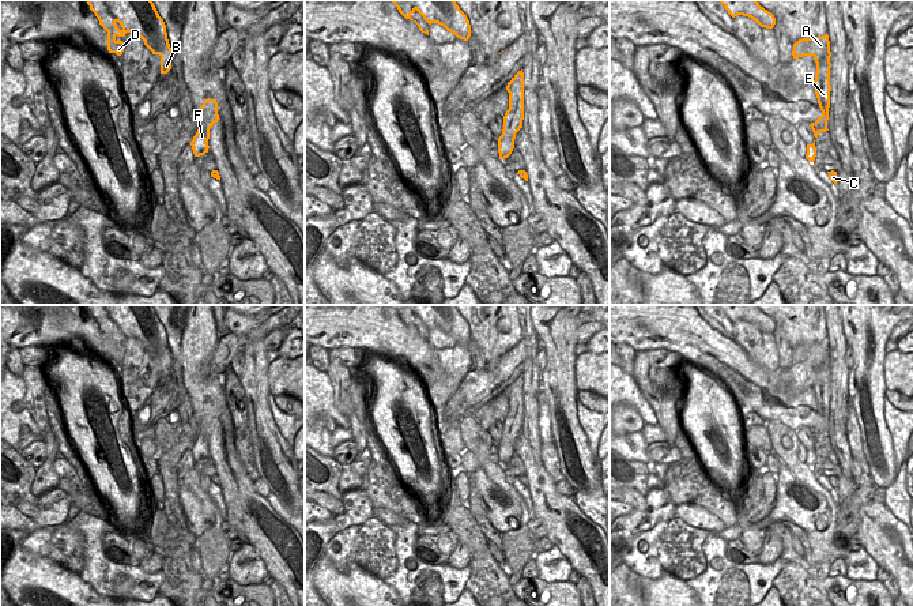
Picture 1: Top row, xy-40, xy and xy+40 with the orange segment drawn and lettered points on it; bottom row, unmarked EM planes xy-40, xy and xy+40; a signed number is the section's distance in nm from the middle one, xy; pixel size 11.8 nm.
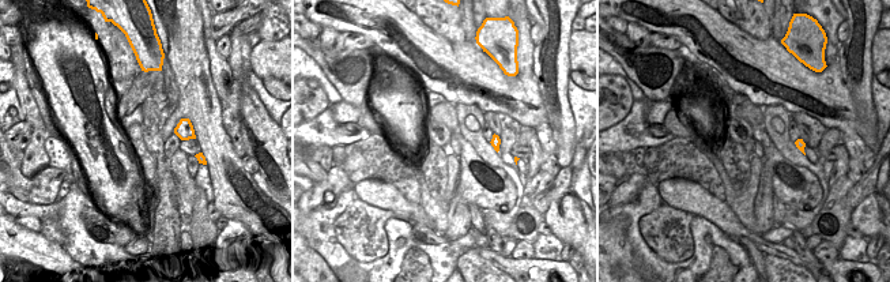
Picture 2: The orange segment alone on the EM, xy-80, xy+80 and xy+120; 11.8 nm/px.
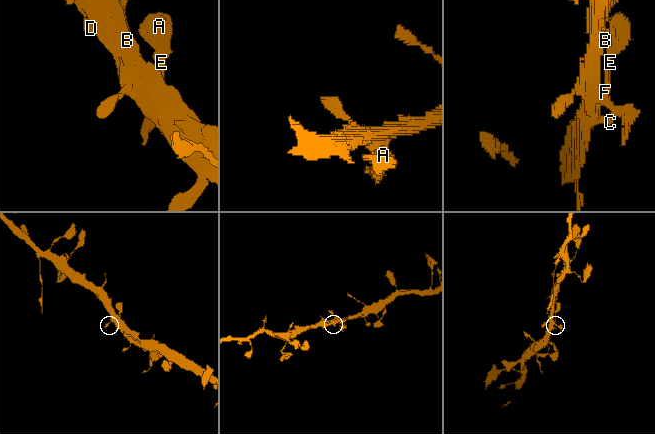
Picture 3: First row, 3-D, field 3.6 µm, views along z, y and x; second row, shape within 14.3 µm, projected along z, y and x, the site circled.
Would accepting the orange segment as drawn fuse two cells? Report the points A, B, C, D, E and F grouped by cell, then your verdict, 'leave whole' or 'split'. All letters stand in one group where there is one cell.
A B C D E F; leave whole

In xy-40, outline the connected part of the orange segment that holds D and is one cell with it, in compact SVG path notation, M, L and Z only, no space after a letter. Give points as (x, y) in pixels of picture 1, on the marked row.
M87 0L99 25L107 31L107 50L121 56L124 42L117 37L137 34L152 54L161 56L161 74L171 69L173 52L166 25L151 0Z

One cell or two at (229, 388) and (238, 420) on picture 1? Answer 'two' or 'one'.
one

